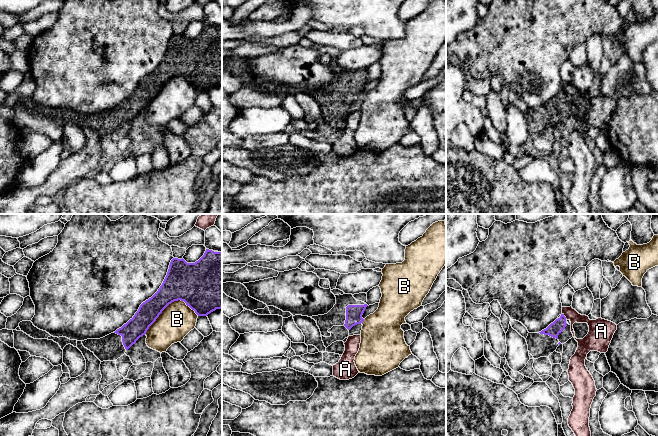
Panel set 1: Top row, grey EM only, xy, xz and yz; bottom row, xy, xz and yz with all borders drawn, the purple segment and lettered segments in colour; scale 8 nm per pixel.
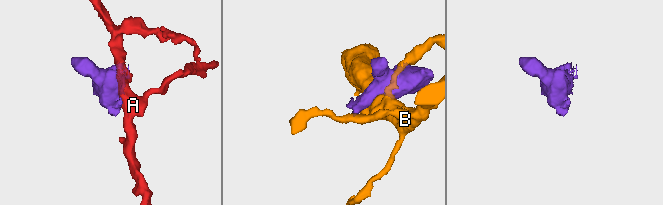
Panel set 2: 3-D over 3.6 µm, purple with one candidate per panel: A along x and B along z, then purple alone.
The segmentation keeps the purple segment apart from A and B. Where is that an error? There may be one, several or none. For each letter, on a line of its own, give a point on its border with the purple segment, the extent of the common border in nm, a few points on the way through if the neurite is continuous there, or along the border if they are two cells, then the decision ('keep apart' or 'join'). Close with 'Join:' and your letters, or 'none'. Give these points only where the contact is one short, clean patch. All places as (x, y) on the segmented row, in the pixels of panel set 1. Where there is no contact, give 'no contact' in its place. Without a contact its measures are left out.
A: contact yz (564, 316); length 60 nm; keep apart
B: contact xy (169, 303); length 460 nm; keep apart
Join: none

